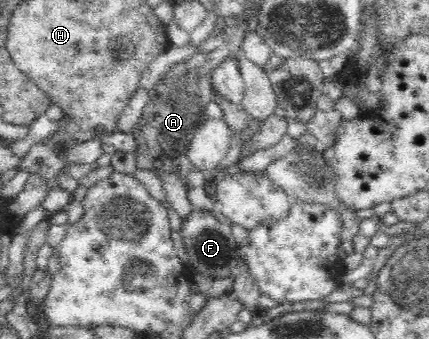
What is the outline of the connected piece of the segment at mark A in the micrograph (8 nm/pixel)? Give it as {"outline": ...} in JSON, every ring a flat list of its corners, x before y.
{"outline":[[236,16,236,19,236,25,227,24,224,27,224,42,221,46,209,52,199,51,188,60,173,64,148,91,149,102,132,130,132,135,137,141,135,156,138,169,149,170,157,177,174,175,186,183,186,189,190,188,186,176,194,167,187,158,187,151,197,127,203,125,210,117,207,107,215,97,212,89,212,71,221,62,229,59,229,55,240,54,239,46,248,31,247,22,243,22,241,16]]}

